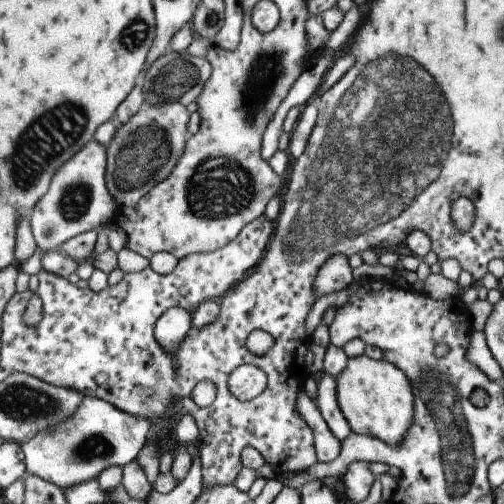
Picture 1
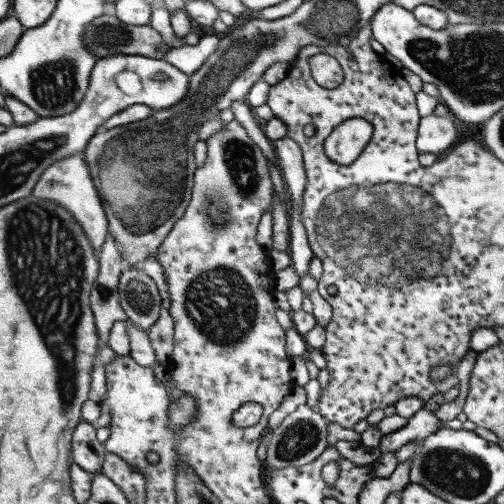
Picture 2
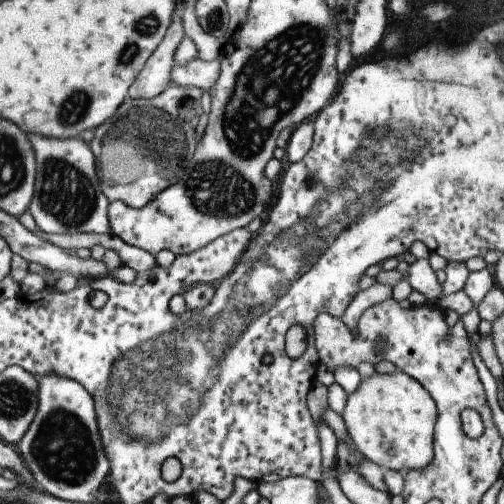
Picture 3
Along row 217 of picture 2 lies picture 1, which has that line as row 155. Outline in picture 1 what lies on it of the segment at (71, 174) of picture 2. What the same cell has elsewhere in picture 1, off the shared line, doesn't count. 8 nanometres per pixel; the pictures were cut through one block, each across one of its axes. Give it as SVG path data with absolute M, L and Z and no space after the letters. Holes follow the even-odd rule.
M91 140L53 174L45 198L41 198L41 202L33 208L29 216L33 220L33 232L37 236L37 244L45 252L55 252L59 250L61 244L79 236L79 232L89 232L89 230L99 232L93 256L99 256L105 250L109 250L107 230L117 212L117 202L109 194L107 184L103 184L105 156L107 156L105 152L107 150L103 150L97 142Z

